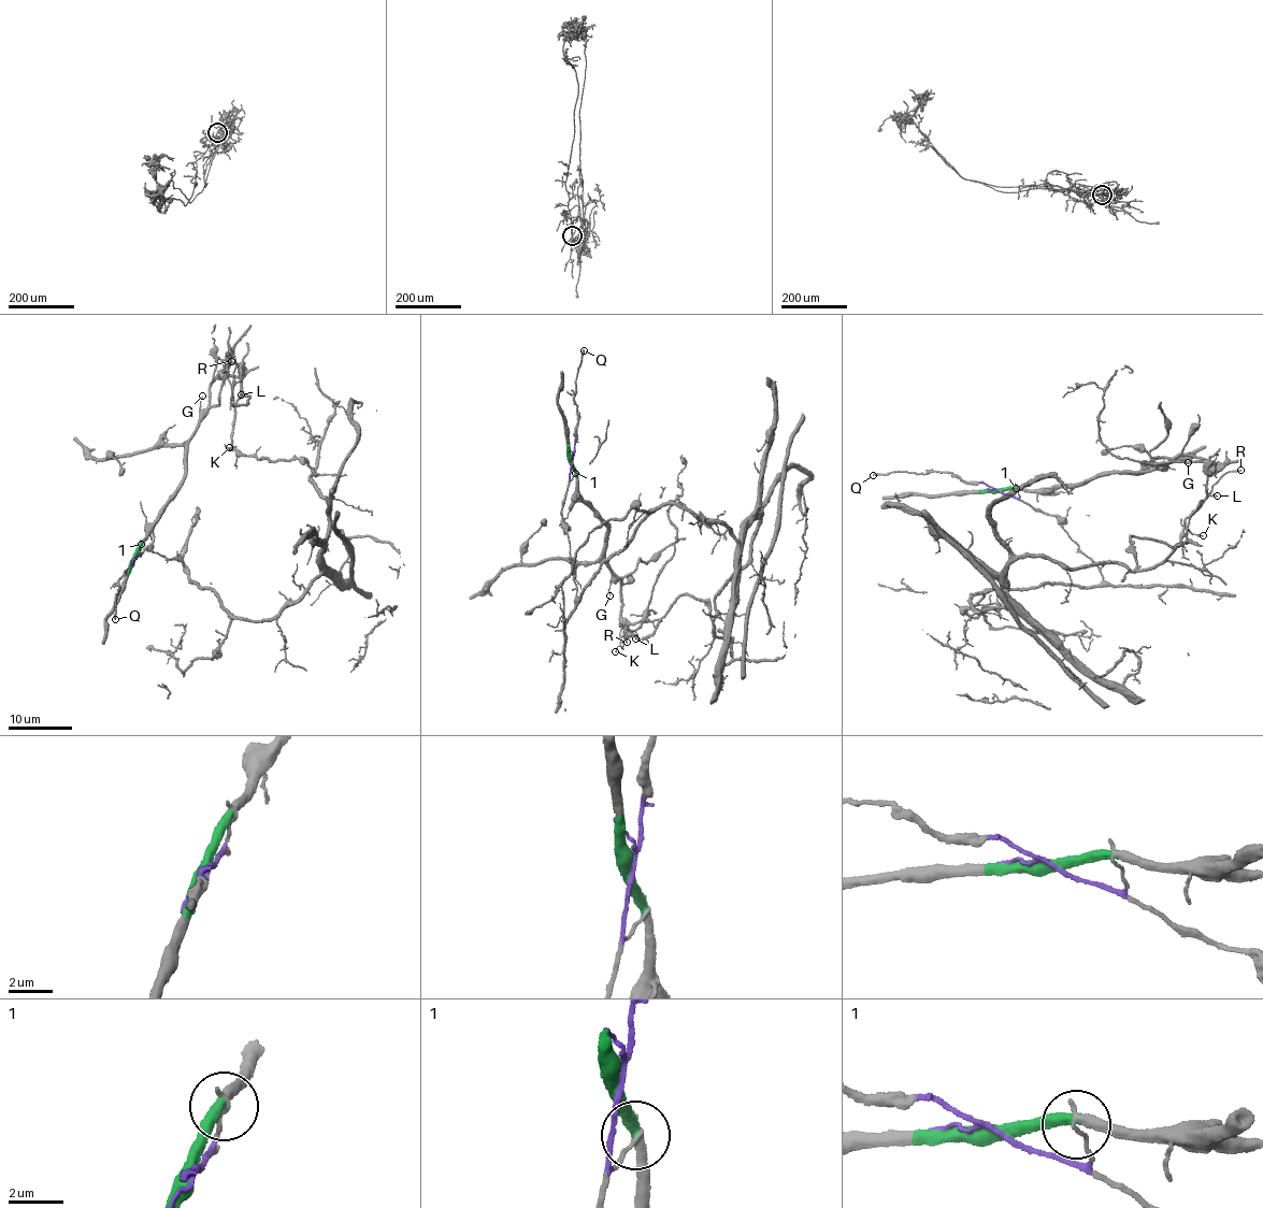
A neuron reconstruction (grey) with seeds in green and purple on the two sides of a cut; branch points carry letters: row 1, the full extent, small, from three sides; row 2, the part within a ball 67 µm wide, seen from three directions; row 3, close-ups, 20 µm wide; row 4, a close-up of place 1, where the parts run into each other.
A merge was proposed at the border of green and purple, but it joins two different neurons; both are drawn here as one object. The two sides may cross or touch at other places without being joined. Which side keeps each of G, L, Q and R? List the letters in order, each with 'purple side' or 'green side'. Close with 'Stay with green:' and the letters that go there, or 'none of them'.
G: green side
L: purple side
Q: purple side
R: purple side
Stay with green: G

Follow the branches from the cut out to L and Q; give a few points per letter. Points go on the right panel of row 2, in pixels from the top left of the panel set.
L: (999, 491), (1102, 581), (976, 612), (1010, 607), (1020, 558), (1133, 570), (1132, 535), (1171, 547), (1217, 497)
Q: (999, 491), (984, 484), (964, 480), (950, 472), (890, 471), (873, 476)

